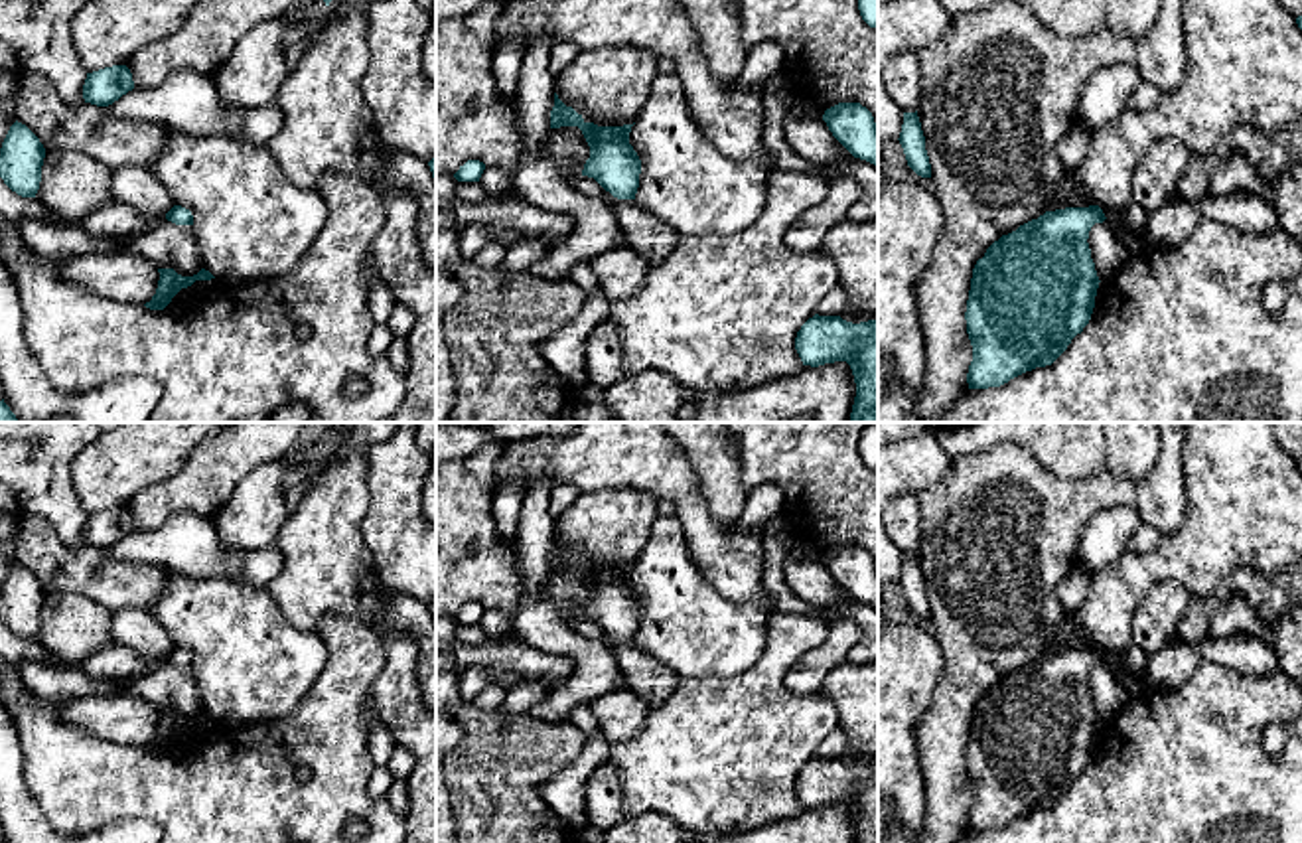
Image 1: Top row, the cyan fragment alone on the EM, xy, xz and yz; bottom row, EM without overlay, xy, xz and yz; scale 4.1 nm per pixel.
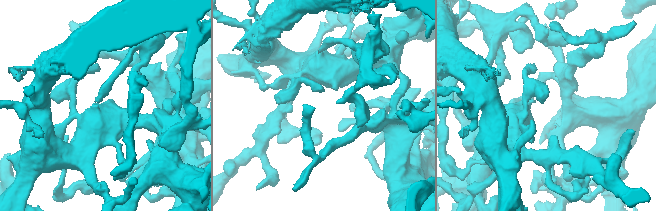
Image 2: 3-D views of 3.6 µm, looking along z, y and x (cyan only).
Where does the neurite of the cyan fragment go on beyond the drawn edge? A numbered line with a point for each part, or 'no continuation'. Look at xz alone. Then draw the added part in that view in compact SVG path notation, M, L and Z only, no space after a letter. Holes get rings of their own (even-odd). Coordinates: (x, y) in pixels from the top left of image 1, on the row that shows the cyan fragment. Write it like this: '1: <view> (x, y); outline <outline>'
1: xz (651, 239); outline M619 199L617 225L627 249L649 263L659 265L677 245L679 233L643 211L635 199Z

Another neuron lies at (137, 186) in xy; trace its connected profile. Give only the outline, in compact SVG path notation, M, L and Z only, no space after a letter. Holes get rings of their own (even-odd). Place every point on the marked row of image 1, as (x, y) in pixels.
M128 164L112 172L112 195L148 217L164 219L174 207L166 186L154 176L150 166Z

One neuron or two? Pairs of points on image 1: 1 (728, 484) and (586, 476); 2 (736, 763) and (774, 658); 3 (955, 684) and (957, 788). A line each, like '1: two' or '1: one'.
1: two
2: one
3: one

